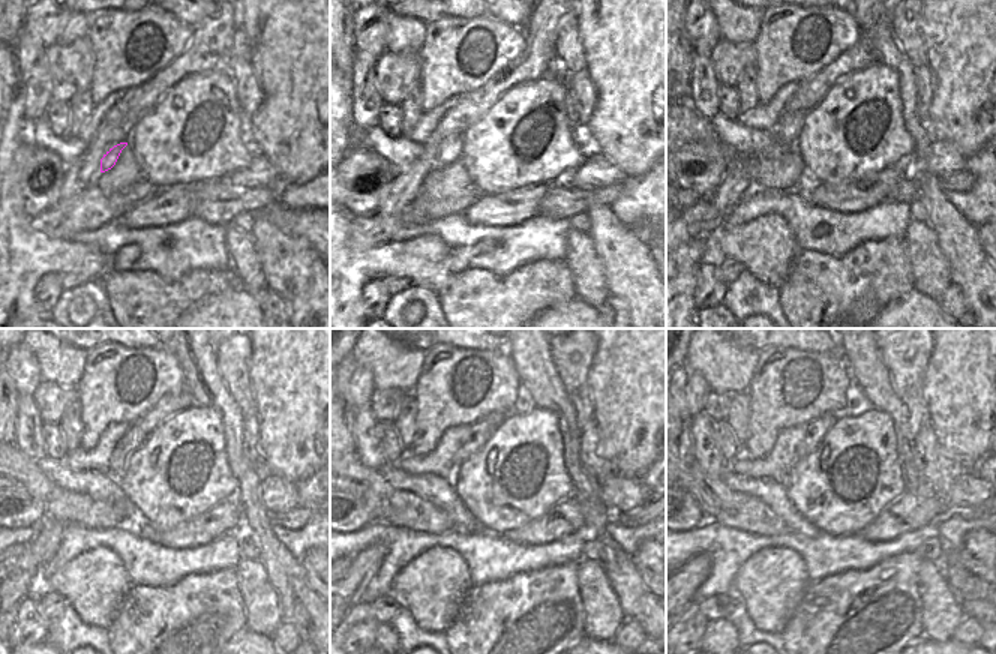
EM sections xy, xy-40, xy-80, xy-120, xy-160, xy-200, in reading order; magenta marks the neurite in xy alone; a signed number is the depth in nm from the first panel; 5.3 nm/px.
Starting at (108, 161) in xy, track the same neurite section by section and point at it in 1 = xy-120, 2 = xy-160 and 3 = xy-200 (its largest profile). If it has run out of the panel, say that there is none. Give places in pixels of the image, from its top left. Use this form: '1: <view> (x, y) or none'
1: xy-120 (134, 437)
2: xy-160 (479, 432)
3: xy-200 (815, 431)

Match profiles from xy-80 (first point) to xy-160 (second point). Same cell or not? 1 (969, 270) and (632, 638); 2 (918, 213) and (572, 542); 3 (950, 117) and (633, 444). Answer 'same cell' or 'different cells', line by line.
1: different cells
2: different cells
3: same cell

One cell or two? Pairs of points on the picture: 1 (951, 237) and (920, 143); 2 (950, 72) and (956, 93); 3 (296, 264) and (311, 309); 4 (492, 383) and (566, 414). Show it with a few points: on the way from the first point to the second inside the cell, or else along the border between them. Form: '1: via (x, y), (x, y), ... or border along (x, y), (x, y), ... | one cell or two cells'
1: via (941, 213), (929, 186), (917, 174), (917, 167) | one cell
2: via (954, 77), (956, 89) | one cell
3: via (297, 275), (311, 290), (311, 299) | one cell
4: border along (506, 351), (521, 384) | two cells

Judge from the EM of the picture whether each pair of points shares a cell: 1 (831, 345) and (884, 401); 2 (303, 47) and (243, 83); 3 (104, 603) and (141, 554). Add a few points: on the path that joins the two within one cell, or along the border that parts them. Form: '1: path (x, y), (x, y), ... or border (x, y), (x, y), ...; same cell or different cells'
1: border (837, 344), (839, 354); different cells
2: border (246, 59), (261, 93), (261, 104), (254, 113); different cells
3: border (102, 546), (120, 561), (131, 585); different cells

